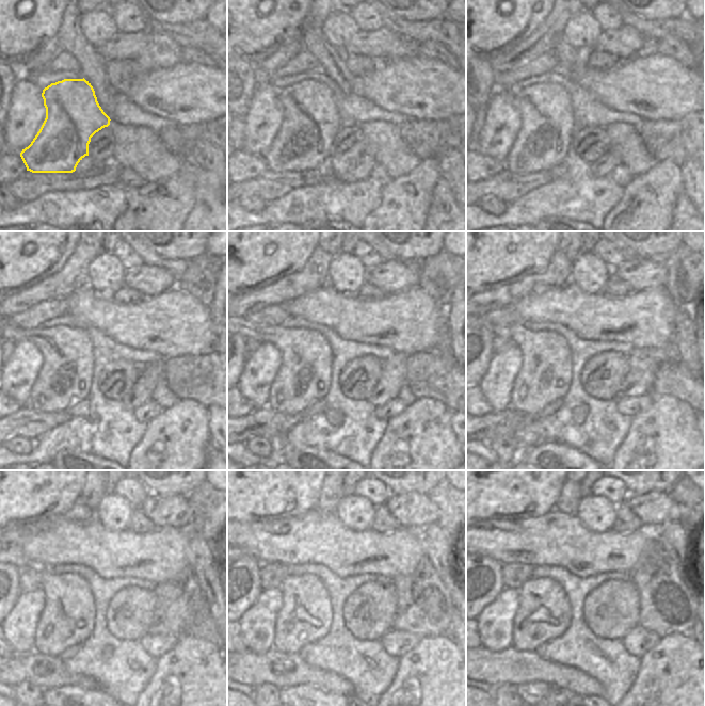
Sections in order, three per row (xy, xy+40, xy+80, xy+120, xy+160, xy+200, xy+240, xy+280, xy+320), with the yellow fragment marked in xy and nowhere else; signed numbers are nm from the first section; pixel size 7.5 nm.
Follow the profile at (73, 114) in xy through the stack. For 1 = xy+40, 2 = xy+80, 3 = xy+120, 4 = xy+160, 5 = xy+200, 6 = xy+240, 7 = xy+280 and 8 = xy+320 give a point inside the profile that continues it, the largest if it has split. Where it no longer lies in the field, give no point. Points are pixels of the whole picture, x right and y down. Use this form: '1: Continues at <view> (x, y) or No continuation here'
1: Continues at xy+40 (310, 119)
2: Continues at xy+80 (545, 135)
3: Continues at xy+120 (66, 374)
4: Continues at xy+160 (305, 374)
5: Continues at xy+200 (545, 374)
6: Continues at xy+240 (68, 615)
7: Continues at xy+280 (305, 618)
8: Continues at xy+320 (544, 613).

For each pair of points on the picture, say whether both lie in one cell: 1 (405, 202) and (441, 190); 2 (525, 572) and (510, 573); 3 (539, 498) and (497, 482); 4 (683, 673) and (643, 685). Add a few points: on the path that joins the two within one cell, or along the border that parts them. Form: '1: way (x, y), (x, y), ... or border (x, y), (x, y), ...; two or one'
1: border (441, 177), (434, 187), (432, 203), (426, 218); two
2: way (522, 573), (513, 573); one
3: way (528, 487), (523, 482), (508, 482); one
4: way (673, 683), (671, 685), (653, 685); one

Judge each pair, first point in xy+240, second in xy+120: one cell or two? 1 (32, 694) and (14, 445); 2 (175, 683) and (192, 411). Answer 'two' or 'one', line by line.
1: one
2: one

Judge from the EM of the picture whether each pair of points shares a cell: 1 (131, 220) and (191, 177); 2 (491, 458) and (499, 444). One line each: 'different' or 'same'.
1: same
2: different

